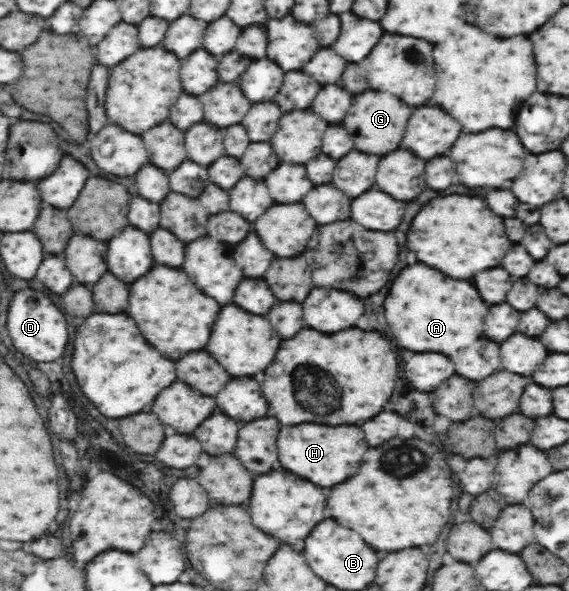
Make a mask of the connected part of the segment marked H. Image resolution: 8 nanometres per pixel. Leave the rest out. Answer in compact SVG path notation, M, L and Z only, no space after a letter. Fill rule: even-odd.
M300 424L278 432L278 458L282 468L322 486L334 486L358 472L368 444L358 426L322 426L322 424Z

